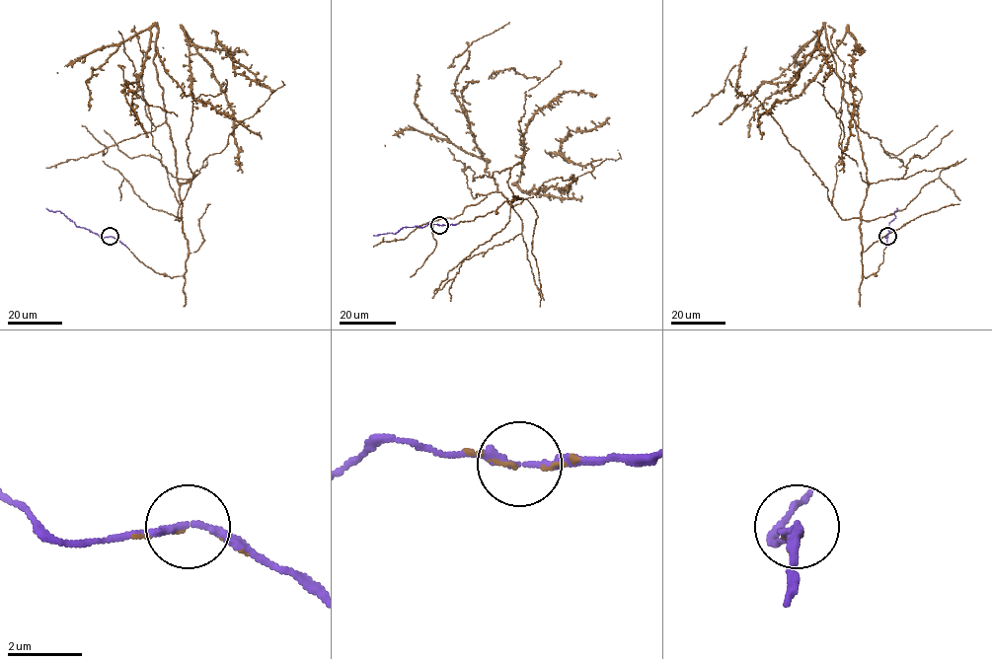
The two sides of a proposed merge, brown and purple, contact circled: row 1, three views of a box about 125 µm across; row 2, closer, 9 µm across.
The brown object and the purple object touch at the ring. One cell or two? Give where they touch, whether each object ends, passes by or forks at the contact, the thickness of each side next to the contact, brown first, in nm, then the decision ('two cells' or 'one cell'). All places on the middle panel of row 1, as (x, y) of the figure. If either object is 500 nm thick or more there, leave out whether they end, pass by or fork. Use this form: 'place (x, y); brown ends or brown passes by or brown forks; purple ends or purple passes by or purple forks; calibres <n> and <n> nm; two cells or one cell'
place (439, 225); brown passes by; purple passes by; calibres 60 and 170 nm; one cell

